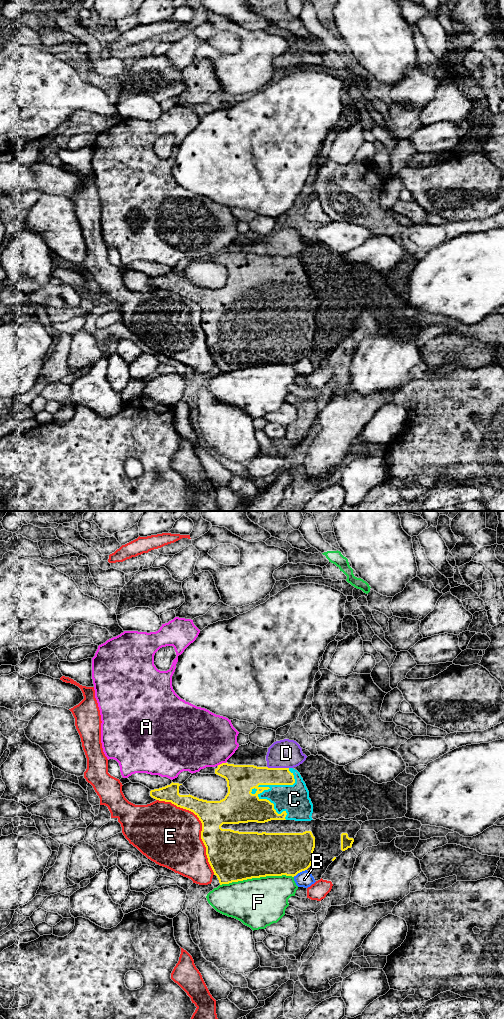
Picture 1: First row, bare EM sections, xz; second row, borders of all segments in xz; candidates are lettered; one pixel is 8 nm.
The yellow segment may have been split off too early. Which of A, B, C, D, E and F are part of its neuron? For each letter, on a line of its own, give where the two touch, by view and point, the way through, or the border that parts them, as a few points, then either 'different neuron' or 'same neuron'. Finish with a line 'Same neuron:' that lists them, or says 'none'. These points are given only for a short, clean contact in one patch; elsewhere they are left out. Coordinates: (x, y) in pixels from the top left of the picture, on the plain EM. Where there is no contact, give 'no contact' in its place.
A: contact xz (222, 251); different neuron
B: contact xz (299, 360); different neuron
C: contact xz (264, 277); same neuron
D: contact xz (278, 256); different neuron
E: contact xz (202, 313); different neuron
F: contact xz (256, 365); different neuron
Same neuron: C

